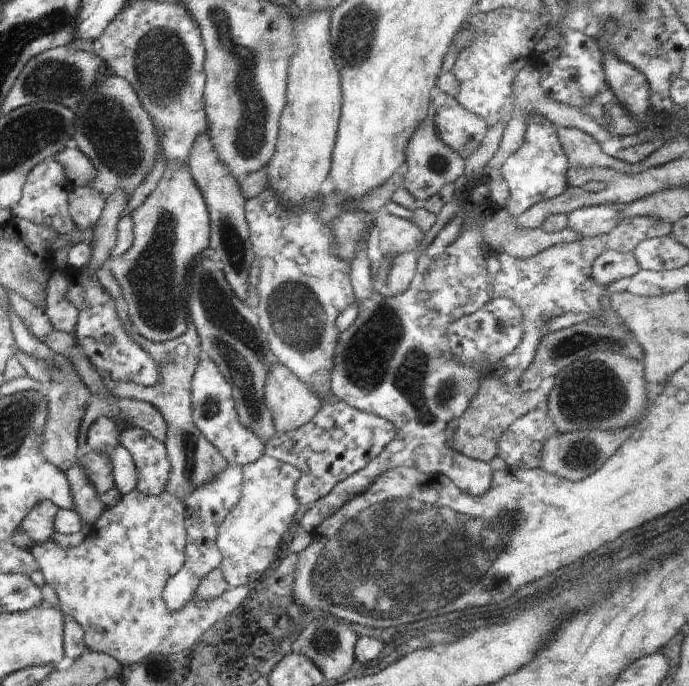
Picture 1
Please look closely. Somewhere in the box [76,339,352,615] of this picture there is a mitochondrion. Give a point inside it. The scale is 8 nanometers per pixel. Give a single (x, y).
(189, 440)

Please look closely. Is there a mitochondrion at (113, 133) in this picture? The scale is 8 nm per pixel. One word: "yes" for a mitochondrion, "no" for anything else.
yes

